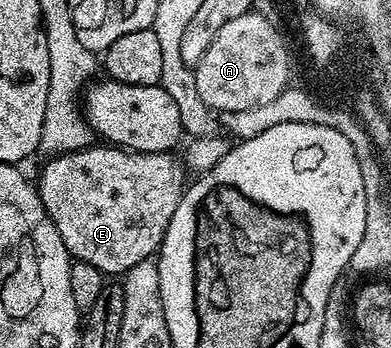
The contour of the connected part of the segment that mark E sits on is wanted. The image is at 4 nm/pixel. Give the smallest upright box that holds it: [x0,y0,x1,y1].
[37,146,185,274]

